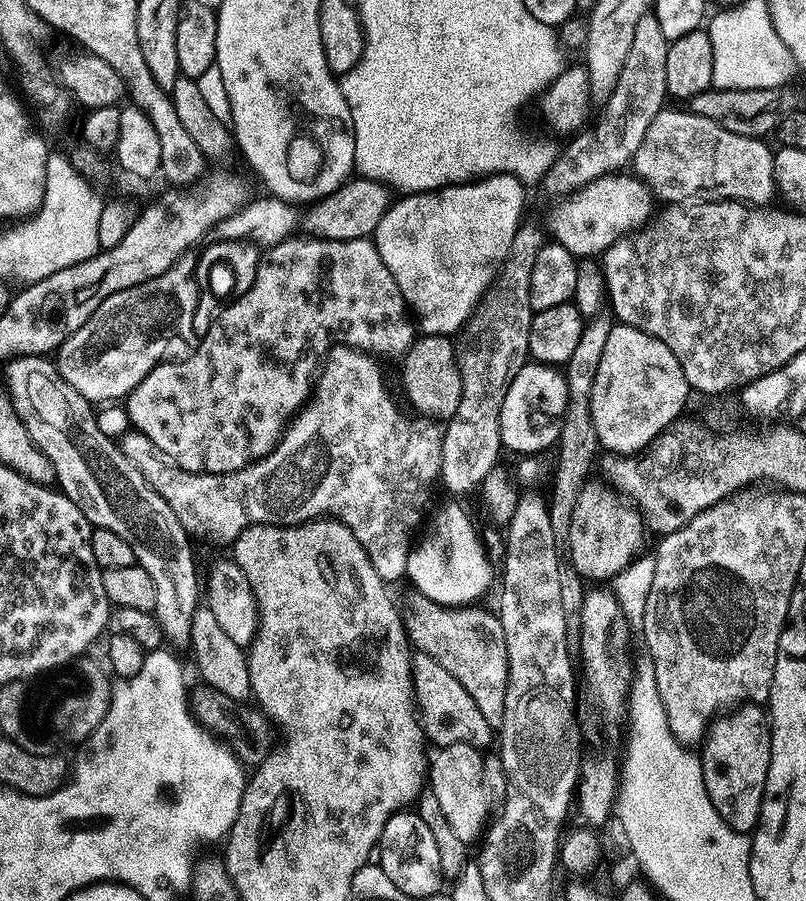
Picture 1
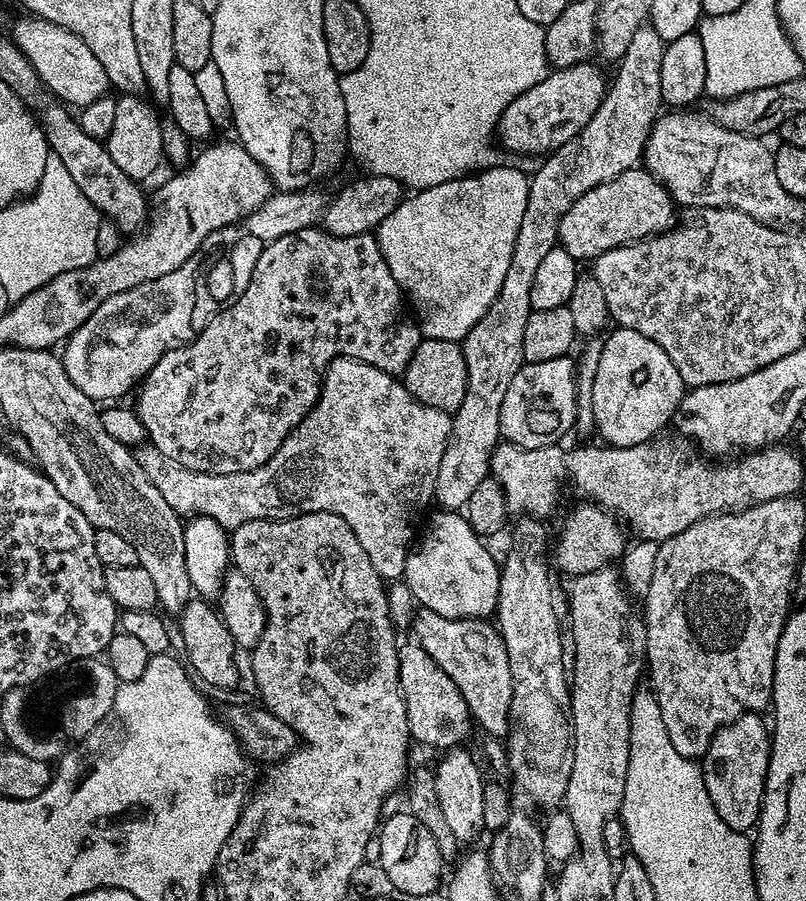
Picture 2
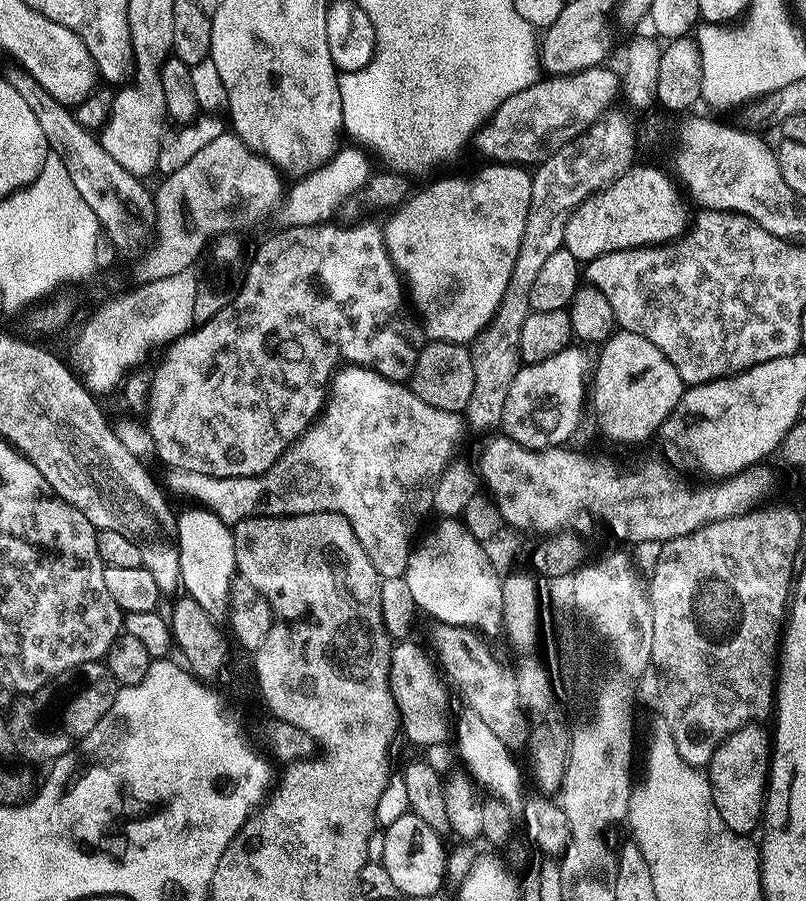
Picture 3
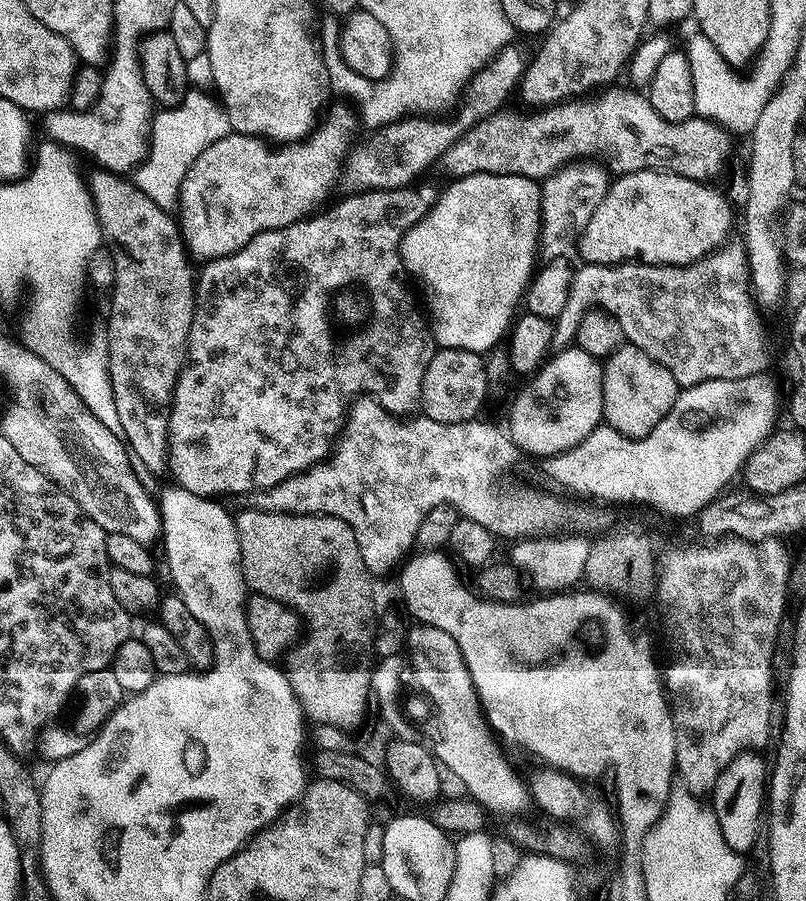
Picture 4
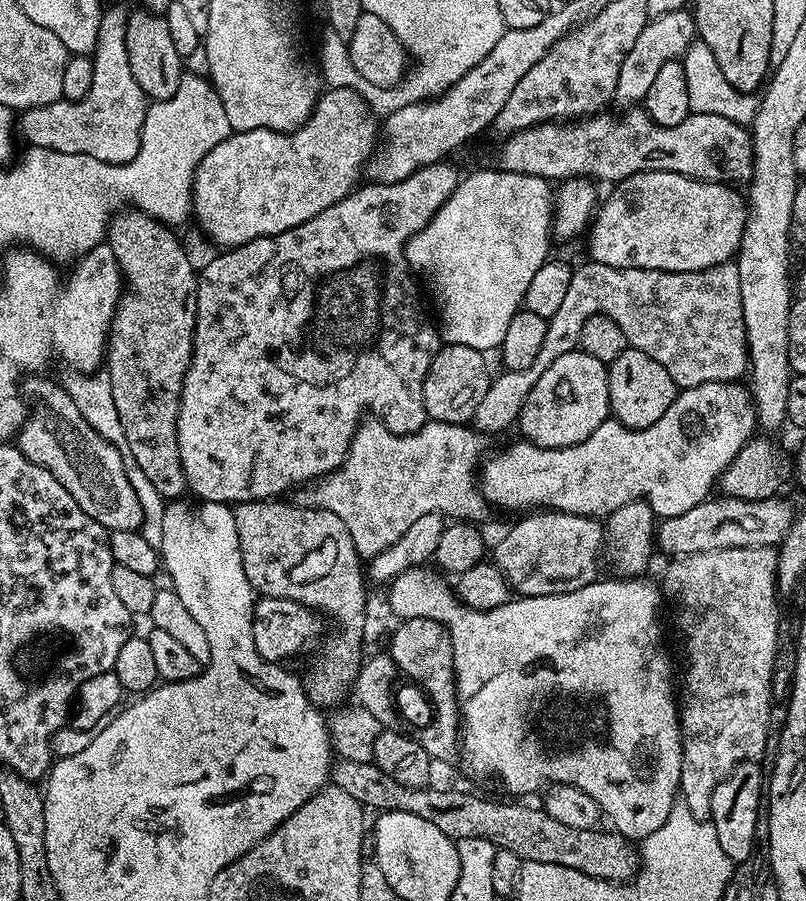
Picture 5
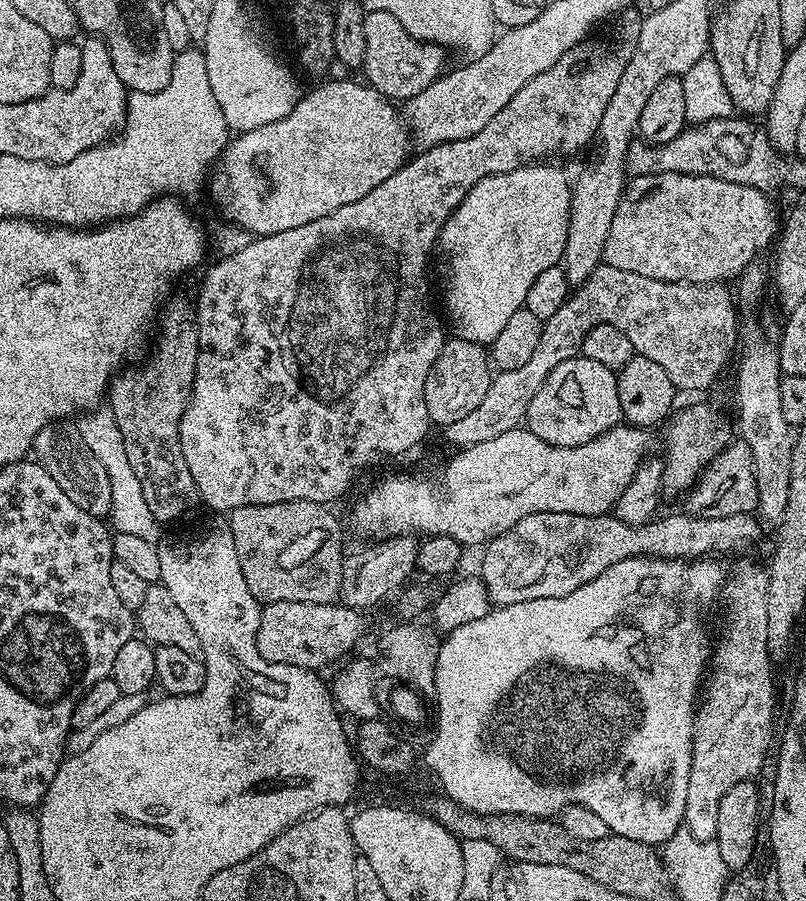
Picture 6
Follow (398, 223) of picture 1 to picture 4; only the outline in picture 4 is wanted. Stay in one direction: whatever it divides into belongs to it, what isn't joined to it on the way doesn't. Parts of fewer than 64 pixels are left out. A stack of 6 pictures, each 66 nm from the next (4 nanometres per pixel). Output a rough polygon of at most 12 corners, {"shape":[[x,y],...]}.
{"shape":[[453,180],[400,240],[440,348],[487,354],[538,264],[540,184]]}

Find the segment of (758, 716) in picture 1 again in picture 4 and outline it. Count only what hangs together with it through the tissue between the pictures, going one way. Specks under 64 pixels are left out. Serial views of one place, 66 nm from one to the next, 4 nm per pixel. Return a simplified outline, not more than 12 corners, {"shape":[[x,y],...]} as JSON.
{"shape":[[737,754],[710,789],[726,846],[748,854],[762,832],[770,768]]}

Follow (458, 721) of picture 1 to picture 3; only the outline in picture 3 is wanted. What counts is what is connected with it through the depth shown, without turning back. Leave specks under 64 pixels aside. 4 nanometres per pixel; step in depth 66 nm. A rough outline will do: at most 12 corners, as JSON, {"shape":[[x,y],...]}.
{"shape":[[409,638],[392,646],[399,731],[432,748],[450,736],[448,694]]}

